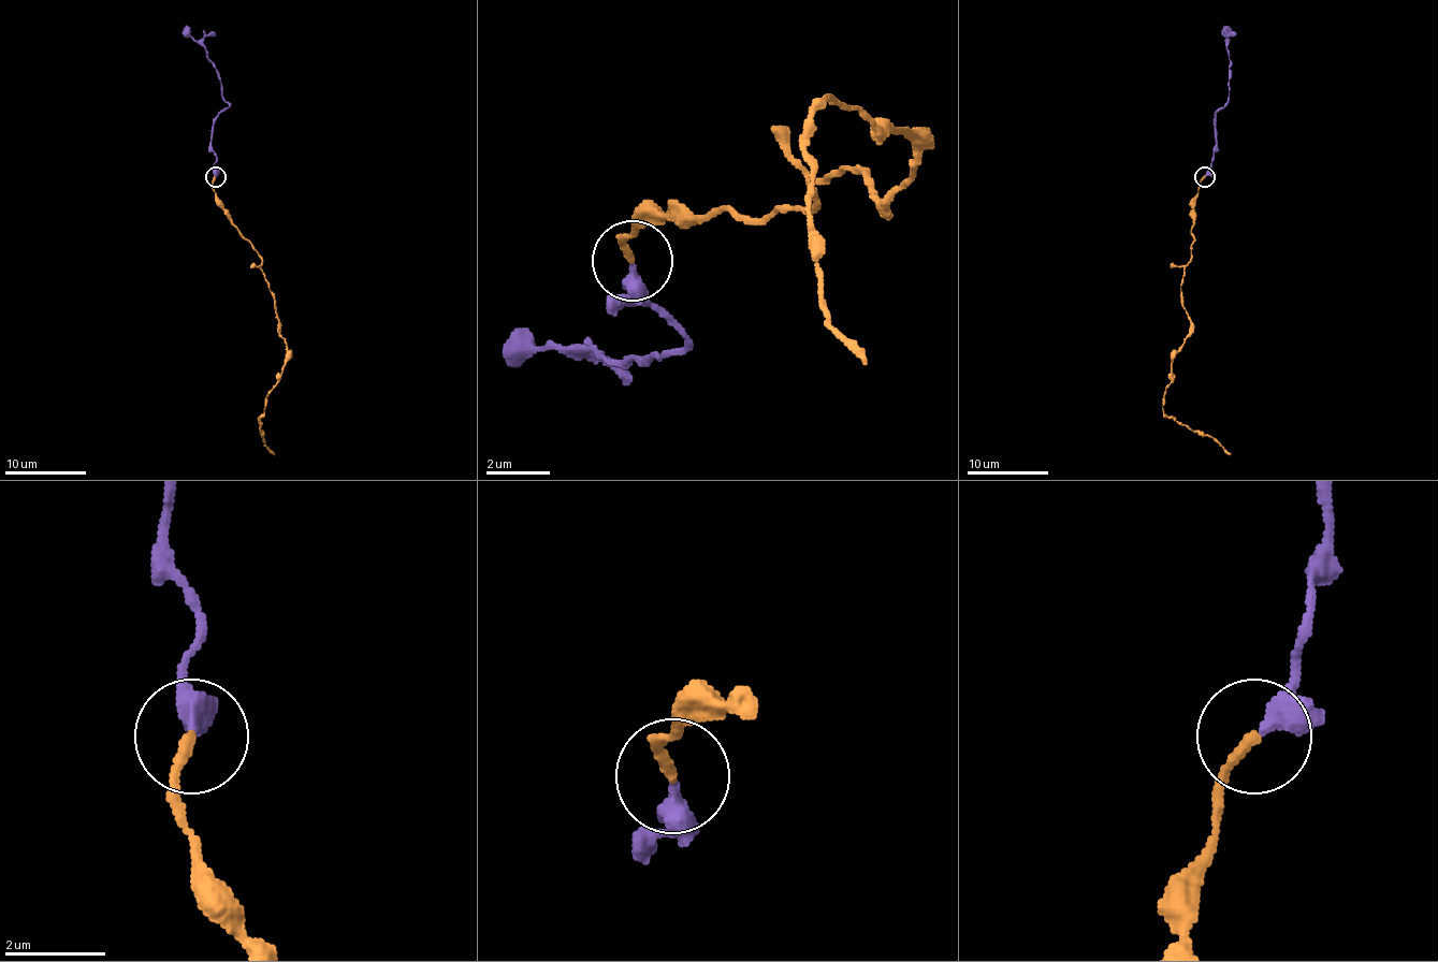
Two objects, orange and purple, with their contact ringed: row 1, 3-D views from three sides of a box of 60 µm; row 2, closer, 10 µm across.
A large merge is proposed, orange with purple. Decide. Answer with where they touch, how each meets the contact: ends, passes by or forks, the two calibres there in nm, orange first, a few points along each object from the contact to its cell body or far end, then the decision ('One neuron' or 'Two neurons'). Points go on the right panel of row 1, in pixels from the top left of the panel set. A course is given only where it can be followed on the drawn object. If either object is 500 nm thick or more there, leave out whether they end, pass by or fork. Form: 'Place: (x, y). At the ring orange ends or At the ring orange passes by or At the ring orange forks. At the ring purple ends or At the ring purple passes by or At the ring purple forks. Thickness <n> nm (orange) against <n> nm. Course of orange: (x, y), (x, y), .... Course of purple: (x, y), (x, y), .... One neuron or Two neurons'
Place: (1204, 176). At the ring orange ends. At the ring purple passes by. Thickness 220 nm (orange) against 300 nm. Course of orange: (1204, 176), (1193, 204), (1193, 243), (1181, 296), (1189, 335), (1171, 363), (1163, 412), (1204, 433), (1229, 455). Course of purple: (1206, 176), (1216, 147), (1216, 113), (1229, 100), (1230, 63), (1224, 25). One neuron

